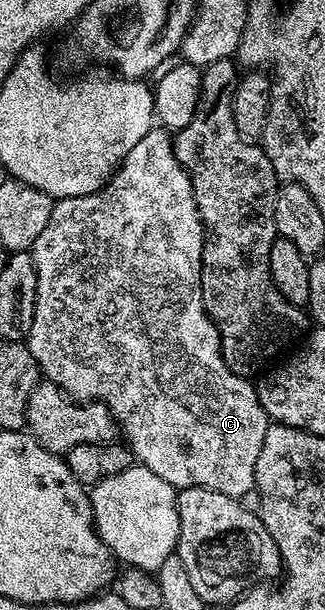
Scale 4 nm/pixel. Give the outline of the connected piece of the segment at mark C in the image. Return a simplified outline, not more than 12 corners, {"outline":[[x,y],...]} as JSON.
{"outline":[[165,129],[34,241],[27,336],[174,489],[240,497],[270,417],[205,312]]}

